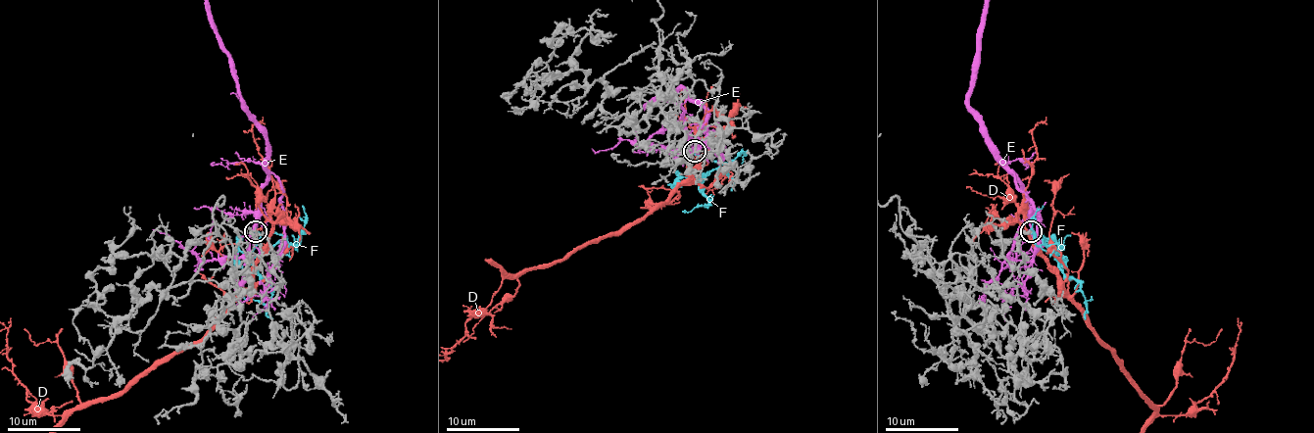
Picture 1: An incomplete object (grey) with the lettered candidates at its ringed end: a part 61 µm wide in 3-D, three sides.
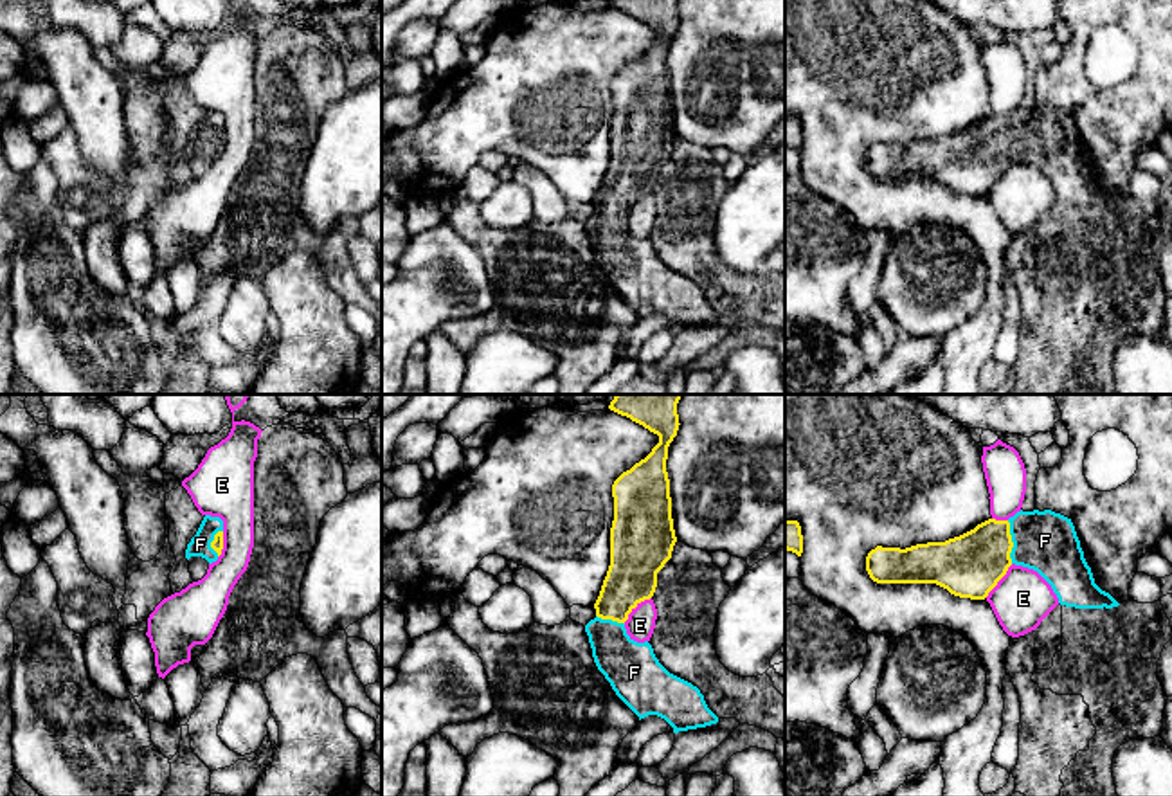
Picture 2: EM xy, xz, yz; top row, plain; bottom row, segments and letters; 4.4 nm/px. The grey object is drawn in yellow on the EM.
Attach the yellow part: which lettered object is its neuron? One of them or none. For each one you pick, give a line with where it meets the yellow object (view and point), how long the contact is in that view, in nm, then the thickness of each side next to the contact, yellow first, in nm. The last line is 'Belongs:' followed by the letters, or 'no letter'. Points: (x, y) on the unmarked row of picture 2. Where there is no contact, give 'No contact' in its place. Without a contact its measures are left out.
F: Touches yellow at yz (1012, 139). Shared border 190 nm. Thickness 280 nm (yellow) against 280 nm
Belongs: F

